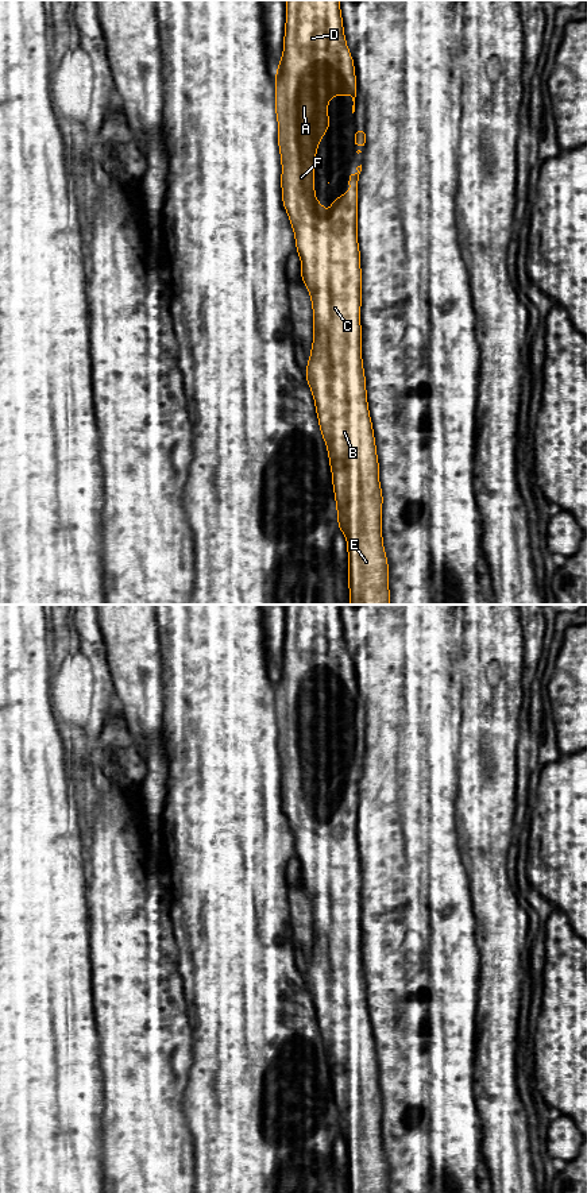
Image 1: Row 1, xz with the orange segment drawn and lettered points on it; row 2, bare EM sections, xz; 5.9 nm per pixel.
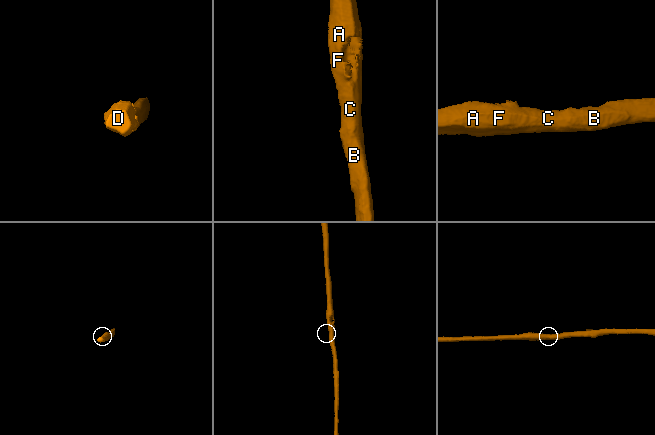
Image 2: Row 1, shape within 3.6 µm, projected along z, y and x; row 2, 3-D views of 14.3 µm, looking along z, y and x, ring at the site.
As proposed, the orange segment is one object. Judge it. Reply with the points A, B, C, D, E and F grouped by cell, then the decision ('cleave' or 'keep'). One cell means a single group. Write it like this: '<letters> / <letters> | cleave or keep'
A B C D E F | keep

